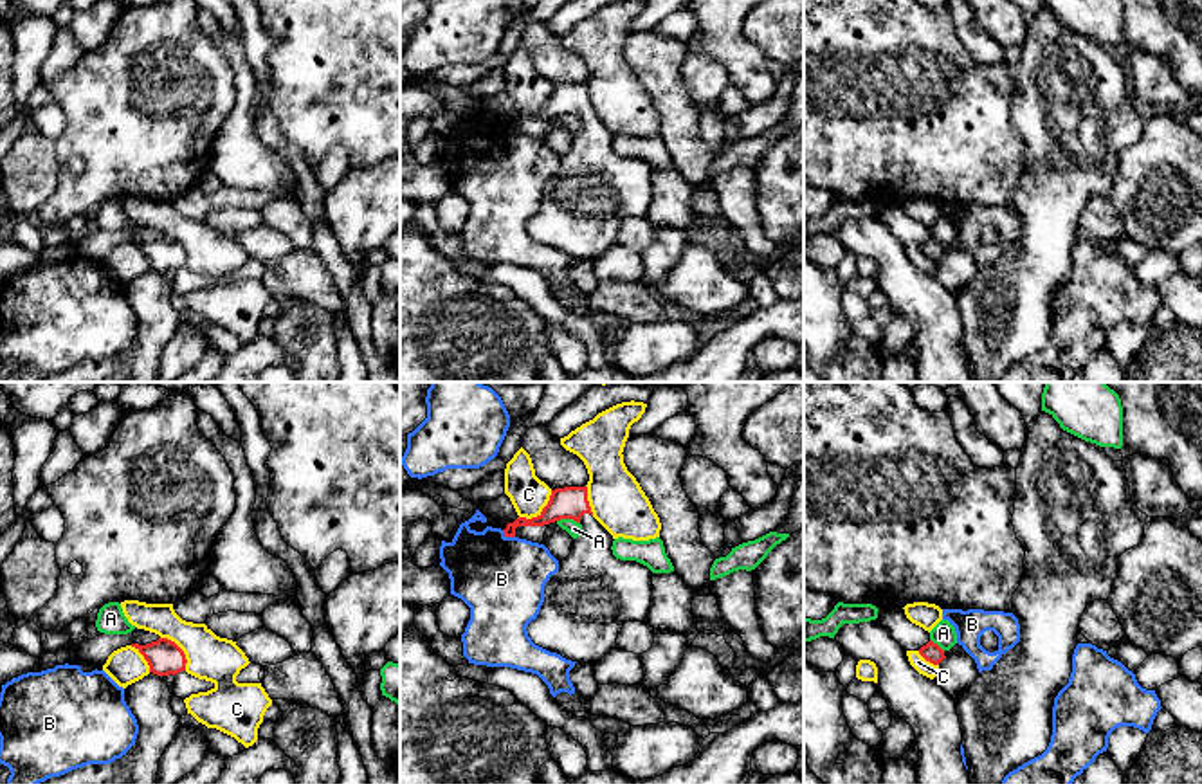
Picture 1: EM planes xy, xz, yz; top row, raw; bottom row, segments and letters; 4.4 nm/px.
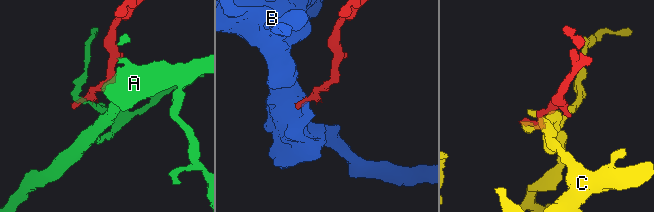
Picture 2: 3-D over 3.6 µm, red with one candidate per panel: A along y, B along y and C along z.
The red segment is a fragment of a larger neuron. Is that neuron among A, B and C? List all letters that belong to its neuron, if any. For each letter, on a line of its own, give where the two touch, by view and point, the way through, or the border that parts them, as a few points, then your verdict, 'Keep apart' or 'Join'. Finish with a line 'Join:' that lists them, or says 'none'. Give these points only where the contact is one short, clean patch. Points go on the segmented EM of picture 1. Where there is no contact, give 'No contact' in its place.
A: Touches red at xz (568, 518). Boundary: xz (557, 519), (575, 519), (579, 523). Keep apart
B: Touches red at xz (509, 536). Boundary: xz (501, 530), (514, 537). Keep apart
C: Touches red at xz (541, 512). Keep apart
Join: none

